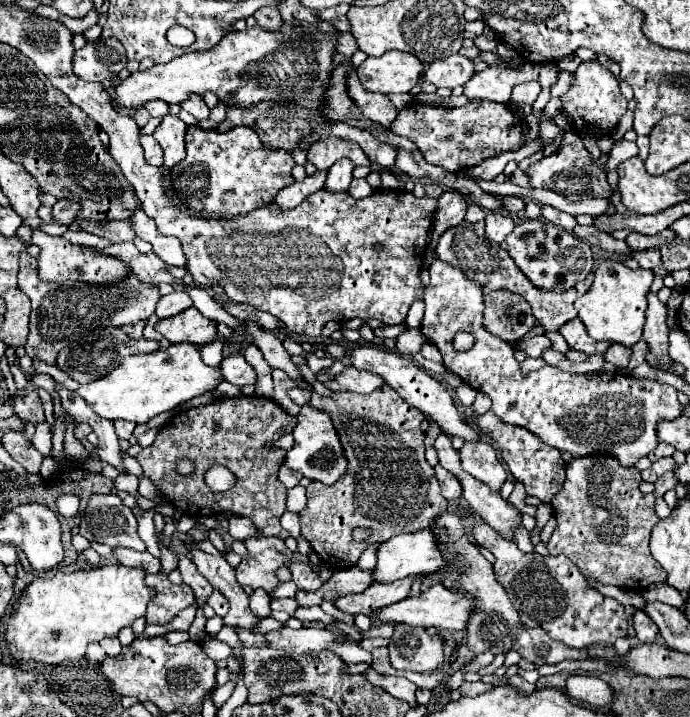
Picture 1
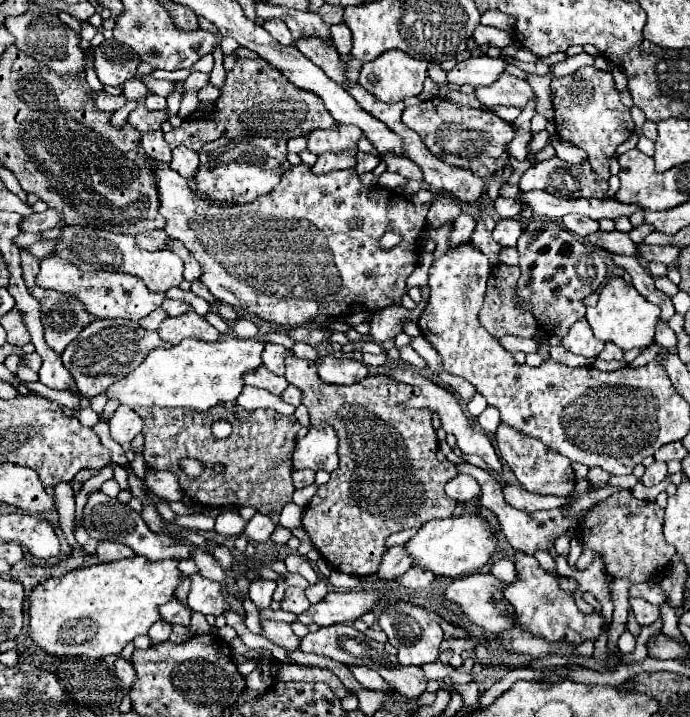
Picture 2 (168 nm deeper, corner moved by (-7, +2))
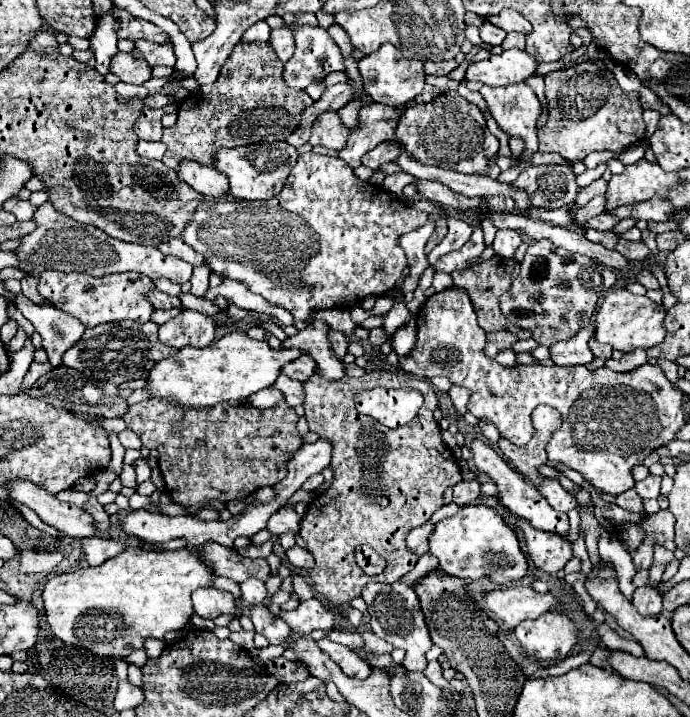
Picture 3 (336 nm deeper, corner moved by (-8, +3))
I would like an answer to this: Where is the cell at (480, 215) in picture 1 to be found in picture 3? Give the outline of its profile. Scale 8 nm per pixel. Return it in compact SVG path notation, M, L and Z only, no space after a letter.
M449 217L447 219L447 227L449 227L449 233L445 235L445 239L429 253L429 263L433 265L441 255L445 255L445 253L449 253L449 251L455 251L455 249L461 249L467 241L469 241L469 237L471 237L471 233L473 233L473 227L467 223L467 221L463 221L463 219L453 219L453 217Z

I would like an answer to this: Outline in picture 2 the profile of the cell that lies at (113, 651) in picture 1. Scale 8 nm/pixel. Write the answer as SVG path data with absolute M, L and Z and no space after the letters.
M118 656L118 658L116 658L116 662L114 662L114 668L116 668L118 678L122 680L122 688L130 688L130 686L132 686L132 682L136 680L136 674L134 674L132 664L130 664L128 660L124 660L122 656Z

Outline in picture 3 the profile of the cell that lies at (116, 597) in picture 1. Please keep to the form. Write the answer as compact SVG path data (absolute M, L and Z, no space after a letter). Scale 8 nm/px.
M125 547L125 551L99 567L85 567L75 573L53 577L45 585L43 601L53 635L69 645L85 647L95 655L121 659L131 651L141 649L149 637L163 641L165 633L183 629L193 615L191 593L199 587L213 587L213 581L213 569L191 547L181 547L177 551L145 551L139 547Z

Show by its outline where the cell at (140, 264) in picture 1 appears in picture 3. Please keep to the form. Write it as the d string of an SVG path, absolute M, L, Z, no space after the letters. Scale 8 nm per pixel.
M49 201L37 209L33 221L37 229L21 237L21 245L15 249L15 255L19 259L17 269L21 269L23 273L39 275L41 271L63 271L63 273L87 273L93 277L101 277L101 275L111 275L111 273L137 271L141 275L147 275L151 281L167 277L169 281L179 283L179 285L191 279L193 267L185 263L183 259L177 259L173 255L163 255L159 249L153 249L153 247L117 241L101 233L97 227L83 225L59 213Z

